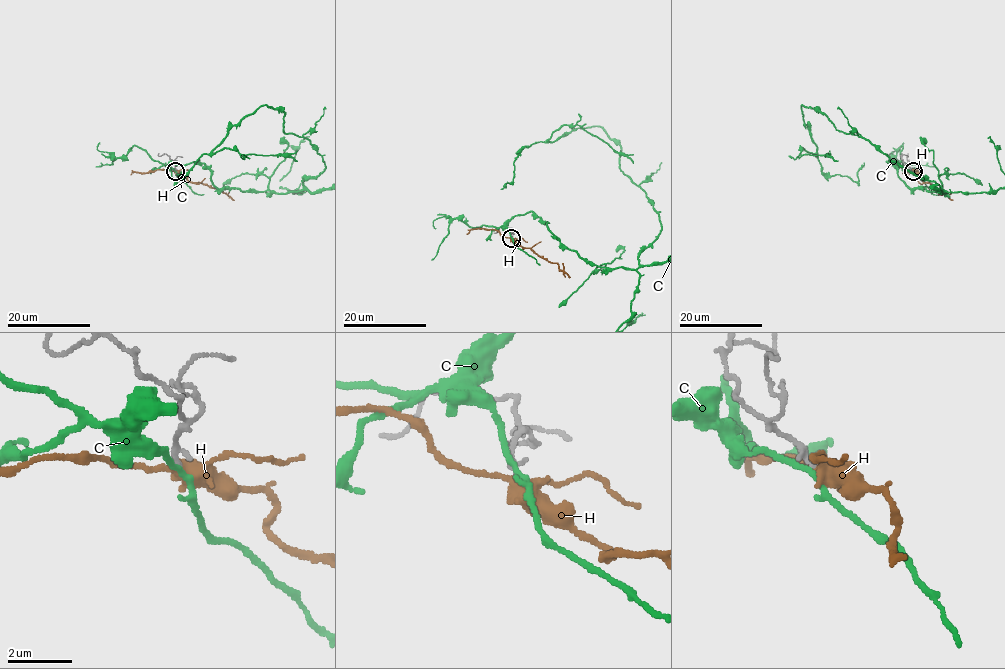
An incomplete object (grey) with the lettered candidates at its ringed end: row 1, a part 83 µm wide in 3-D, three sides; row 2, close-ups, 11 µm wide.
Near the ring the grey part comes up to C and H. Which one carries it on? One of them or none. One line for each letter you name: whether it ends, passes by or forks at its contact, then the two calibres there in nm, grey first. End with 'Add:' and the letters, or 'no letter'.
H: it forks | 180/360 nm
Add: H

